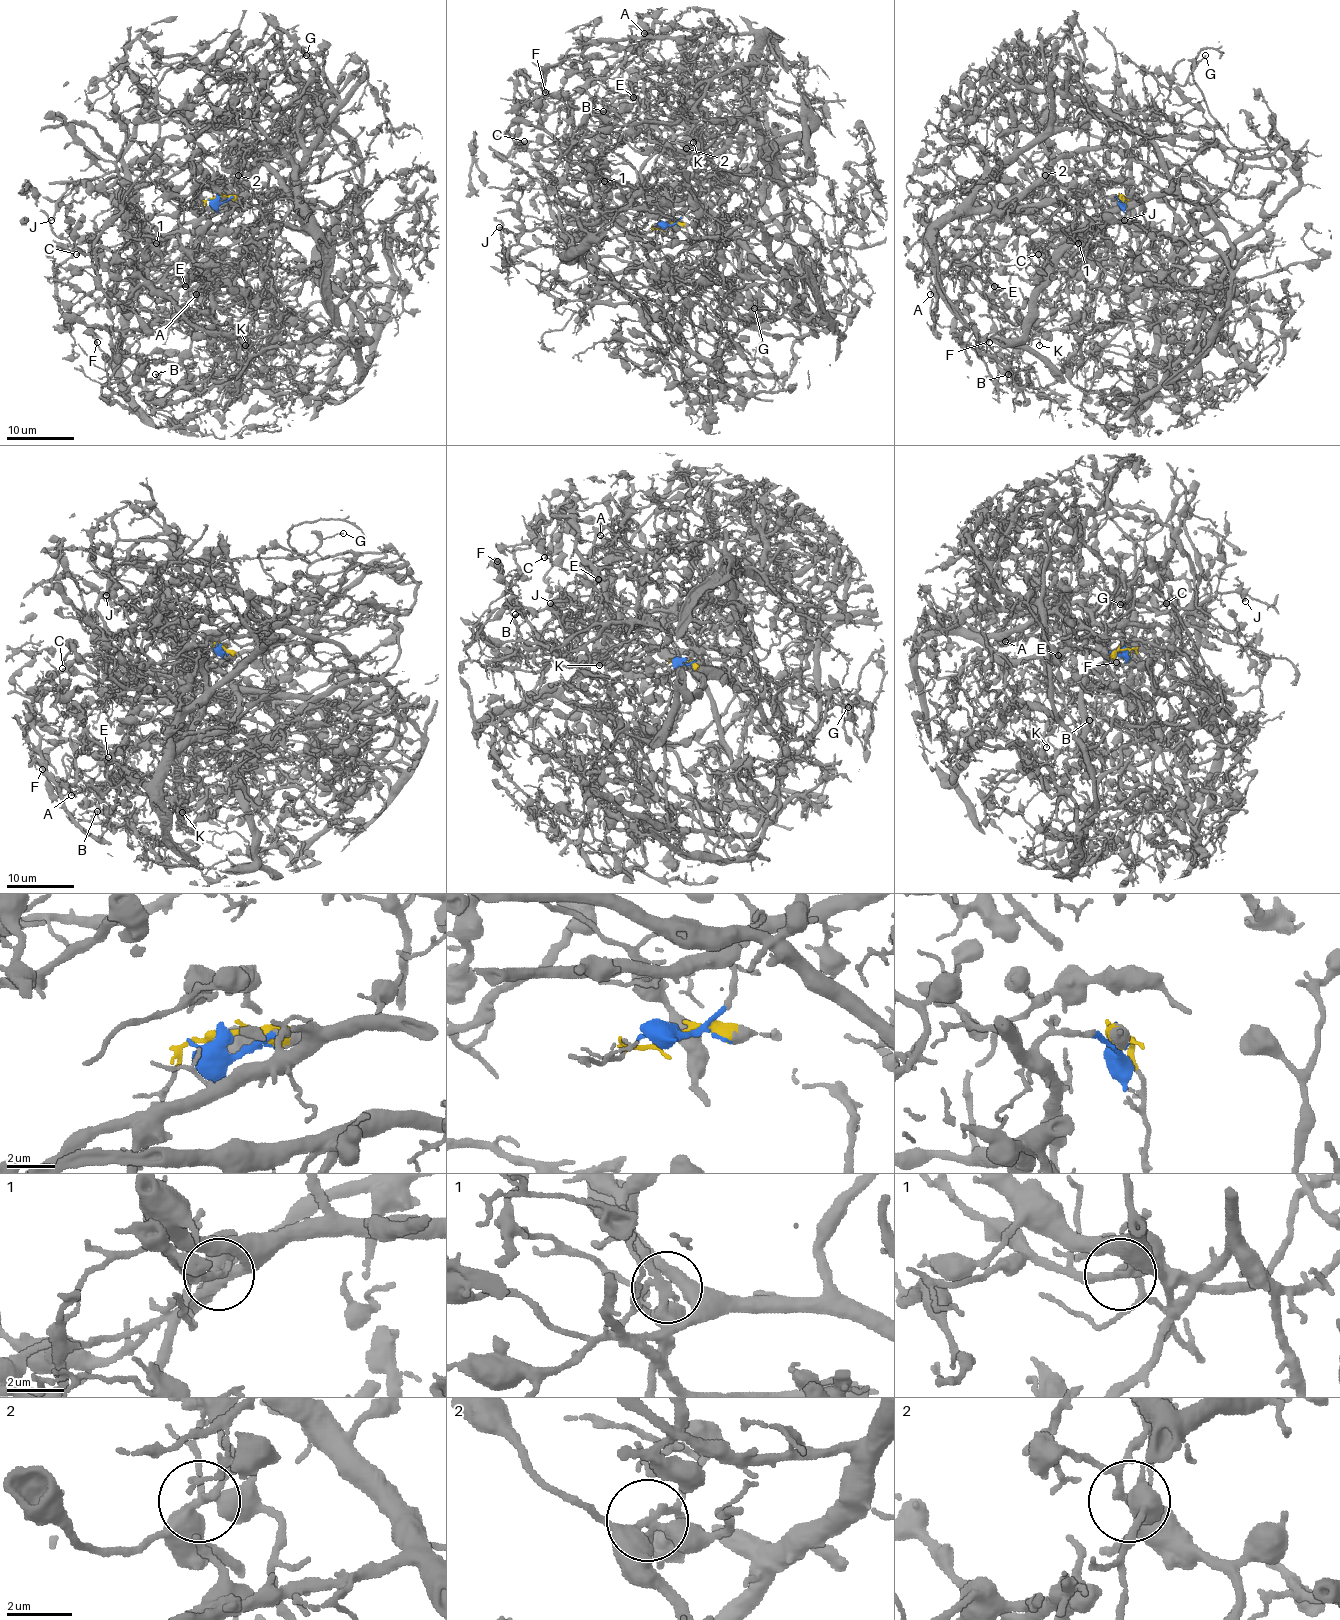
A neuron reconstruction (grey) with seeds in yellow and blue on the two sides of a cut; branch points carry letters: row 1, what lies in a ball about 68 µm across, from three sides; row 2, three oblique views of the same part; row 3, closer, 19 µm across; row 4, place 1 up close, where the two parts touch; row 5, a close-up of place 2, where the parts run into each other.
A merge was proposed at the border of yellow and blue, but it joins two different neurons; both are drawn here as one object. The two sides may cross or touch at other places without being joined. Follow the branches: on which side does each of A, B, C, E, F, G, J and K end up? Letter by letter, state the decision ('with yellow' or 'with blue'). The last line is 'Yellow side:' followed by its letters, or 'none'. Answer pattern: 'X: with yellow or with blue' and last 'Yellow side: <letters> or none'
A: with blue
B: with blue
C: with blue
E: with blue
F: with blue
G: with blue
J: with blue
K: with blue
Yellow side: none

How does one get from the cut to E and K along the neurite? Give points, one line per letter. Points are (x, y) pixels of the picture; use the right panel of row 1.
E: (1121, 197), (1096, 202), (1064, 195), (934, 222), (931, 227), (959, 261), (995, 286)
K: (1121, 197), (1096, 202), (1064, 195), (948, 216), (931, 226), (980, 290), (1015, 307), (1039, 345)

